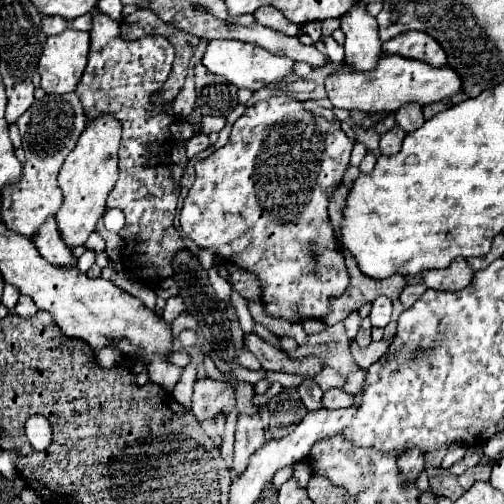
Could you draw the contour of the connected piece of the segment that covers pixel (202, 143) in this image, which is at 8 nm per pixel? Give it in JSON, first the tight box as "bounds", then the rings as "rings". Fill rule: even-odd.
{"bounds":[186,133,210,159],"rings":[[[204,133],[202,135],[194,135],[192,139],[186,141],[186,155],[188,155],[188,159],[192,159],[192,157],[196,157],[198,153],[202,153],[208,147],[210,147],[208,135],[204,135]]]}

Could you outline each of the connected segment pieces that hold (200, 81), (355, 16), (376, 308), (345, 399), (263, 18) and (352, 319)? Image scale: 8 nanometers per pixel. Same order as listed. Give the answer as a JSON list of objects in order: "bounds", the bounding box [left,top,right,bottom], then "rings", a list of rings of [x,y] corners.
[{"bounds":[194,63,236,117],"rings":[[[198,63],[194,67],[196,73],[196,105],[200,107],[202,115],[222,115],[226,117],[236,105],[236,87],[226,83],[224,79],[218,79],[216,75],[212,75],[210,71],[206,71],[206,67],[202,63]]]},{"bounds":[340,3,382,71],"rings":[[[356,3],[340,21],[346,35],[344,63],[354,71],[374,71],[378,59],[382,59],[382,41],[378,37],[376,19],[366,13],[366,5]]]},{"bounds":[370,295,392,327],"rings":[[[384,295],[378,297],[378,299],[372,303],[372,313],[370,313],[372,325],[374,325],[374,327],[386,327],[386,325],[390,323],[390,315],[392,315],[392,301],[386,299]]]},{"bounds":[322,389,352,409],"rings":[[[328,389],[328,391],[324,391],[322,405],[324,405],[324,407],[328,407],[328,409],[336,409],[336,407],[350,407],[350,405],[352,405],[352,395],[344,393],[342,389]]]},{"bounds":[254,7,300,37],"rings":[[[260,7],[260,9],[256,9],[254,17],[264,27],[270,27],[274,31],[282,31],[284,35],[292,35],[292,37],[300,35],[300,27],[294,25],[294,23],[290,23],[276,7]]]},{"bounds":[344,311,362,339],"rings":[[[352,311],[352,313],[344,319],[344,327],[346,327],[348,339],[354,339],[354,337],[356,337],[356,329],[360,327],[360,323],[362,323],[362,317],[360,317],[358,311]]]}]

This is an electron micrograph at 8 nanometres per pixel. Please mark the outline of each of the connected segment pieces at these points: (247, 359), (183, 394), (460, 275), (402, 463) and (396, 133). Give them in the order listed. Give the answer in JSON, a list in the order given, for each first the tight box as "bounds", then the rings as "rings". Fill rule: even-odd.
[{"bounds":[238,349,260,369],"rings":[[[242,349],[240,353],[238,353],[238,361],[240,361],[240,365],[242,367],[246,367],[246,369],[260,369],[260,363],[258,363],[258,359],[250,353],[250,351],[246,351],[246,349]]]},{"bounds":[172,363,196,409],"rings":[[[192,363],[186,365],[182,377],[180,377],[180,383],[176,383],[172,395],[174,399],[184,407],[184,409],[190,409],[190,403],[192,403],[192,385],[196,381],[196,367]]]},{"bounds":[422,259,474,291],"rings":[[[456,259],[446,269],[422,271],[424,285],[430,287],[430,289],[442,289],[442,291],[458,291],[458,289],[464,289],[470,283],[472,275],[474,275],[474,271],[466,263],[466,259]]]},{"bounds":[398,449,424,485],"rings":[[[408,449],[398,457],[398,469],[404,475],[404,481],[412,485],[416,477],[424,471],[424,455],[418,449]]]},{"bounds":[380,127,406,157],"rings":[[[394,127],[392,131],[388,131],[382,139],[380,139],[380,151],[382,155],[386,157],[392,157],[400,151],[400,145],[402,145],[402,139],[406,137],[406,133],[400,129],[400,127]]]}]

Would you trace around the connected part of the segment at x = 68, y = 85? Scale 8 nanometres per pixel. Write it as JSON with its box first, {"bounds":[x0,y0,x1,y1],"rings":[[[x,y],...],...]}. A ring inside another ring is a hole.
{"bounds":[38,29,90,95],"rings":[[[74,29],[48,37],[38,61],[40,87],[46,93],[64,95],[76,89],[86,67],[88,43],[90,35]]]}

